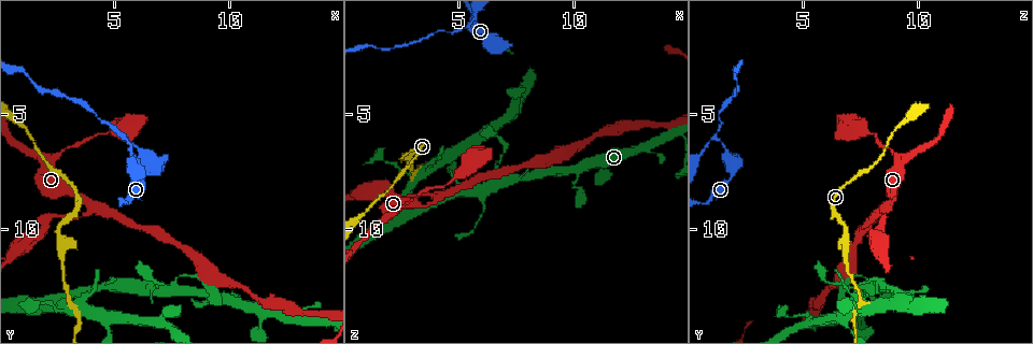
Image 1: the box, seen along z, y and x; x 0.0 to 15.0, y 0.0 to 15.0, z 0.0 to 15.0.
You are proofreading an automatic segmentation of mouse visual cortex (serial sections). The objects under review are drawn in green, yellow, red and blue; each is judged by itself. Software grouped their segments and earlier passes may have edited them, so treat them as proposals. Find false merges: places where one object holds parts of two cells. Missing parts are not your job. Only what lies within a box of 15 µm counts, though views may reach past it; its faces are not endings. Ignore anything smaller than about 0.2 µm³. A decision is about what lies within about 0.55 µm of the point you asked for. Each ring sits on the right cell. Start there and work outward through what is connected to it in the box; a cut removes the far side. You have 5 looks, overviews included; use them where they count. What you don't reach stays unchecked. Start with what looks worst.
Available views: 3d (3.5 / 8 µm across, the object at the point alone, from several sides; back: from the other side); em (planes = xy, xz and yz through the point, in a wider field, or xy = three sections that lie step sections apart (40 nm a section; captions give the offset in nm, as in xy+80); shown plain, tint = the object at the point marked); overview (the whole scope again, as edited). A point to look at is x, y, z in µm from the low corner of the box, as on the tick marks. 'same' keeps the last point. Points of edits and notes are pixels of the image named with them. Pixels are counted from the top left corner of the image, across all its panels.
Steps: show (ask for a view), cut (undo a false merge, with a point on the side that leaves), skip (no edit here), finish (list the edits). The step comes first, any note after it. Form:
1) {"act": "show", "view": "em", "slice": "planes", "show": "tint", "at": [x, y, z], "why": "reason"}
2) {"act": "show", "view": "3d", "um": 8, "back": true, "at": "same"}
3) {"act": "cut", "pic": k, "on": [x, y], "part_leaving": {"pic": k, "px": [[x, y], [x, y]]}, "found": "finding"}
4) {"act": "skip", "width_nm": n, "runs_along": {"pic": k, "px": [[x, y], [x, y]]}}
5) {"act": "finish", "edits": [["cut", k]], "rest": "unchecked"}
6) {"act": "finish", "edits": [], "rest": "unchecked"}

{"act": "show", "view": "3d", "um": 3.5, "at": [7.6, 12.4, 7.7], "why": "three-way junction"}

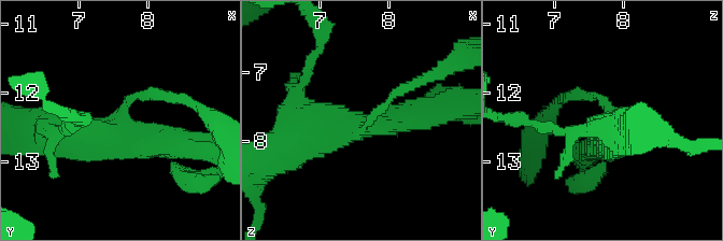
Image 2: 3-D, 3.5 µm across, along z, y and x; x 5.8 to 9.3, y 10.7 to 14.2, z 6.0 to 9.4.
{"act": "show", "view": "em", "slice": "xy", "step": 3, "show": "tint", "at": [7.65, 12.45, 7.80]}

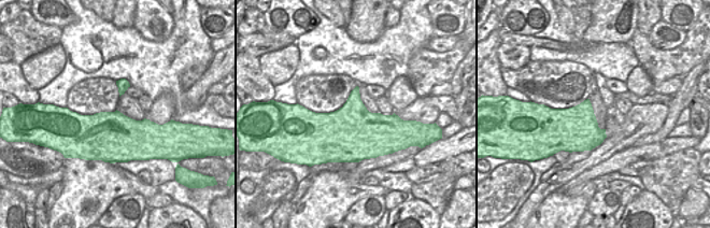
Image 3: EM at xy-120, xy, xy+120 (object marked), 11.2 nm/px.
{"act": "skip", "runs_along": {"pic": 2, "px": [[385, 123], [302, 133], [269, 156]]}, "found": "one cell here"}

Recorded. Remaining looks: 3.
{"act": "show", "view": "3d", "um": 3.5, "at": [5.4, 6.0, 1.3], "why": "thick turns thin"}

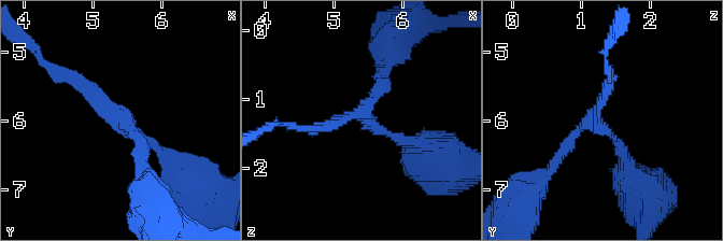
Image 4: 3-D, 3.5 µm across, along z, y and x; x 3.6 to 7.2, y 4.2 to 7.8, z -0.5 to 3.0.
{"act": "show", "view": "em", "slice": "xy", "step": 5, "show": "tint", "at": [5.40, 6.00, 1.15], "arms": 3, "arm_widths_nm": [150, 200, 200]}

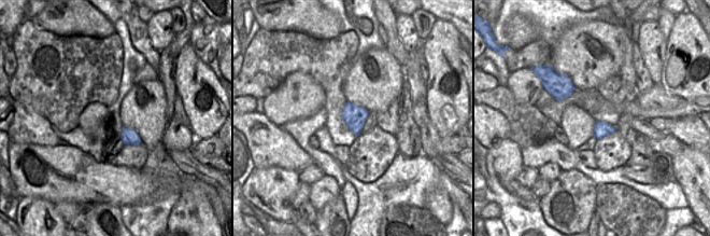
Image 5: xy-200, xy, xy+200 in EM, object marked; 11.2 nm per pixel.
{"act": "skip", "width_nm": 240, "runs_along": {"pic": 4, "px": [[411, 145], [362, 112], [384, 68]]}, "found": "one cell here"}

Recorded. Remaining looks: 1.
{"act": "finish", "edits": [], "rest": "unchecked"}

